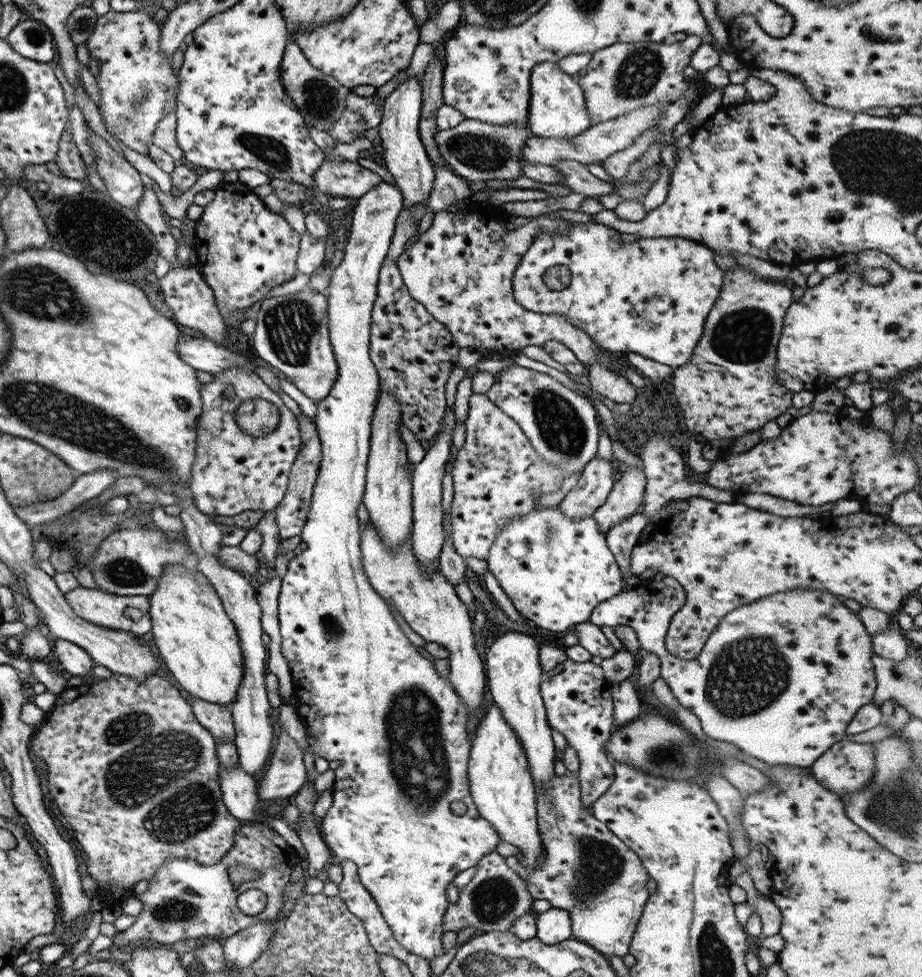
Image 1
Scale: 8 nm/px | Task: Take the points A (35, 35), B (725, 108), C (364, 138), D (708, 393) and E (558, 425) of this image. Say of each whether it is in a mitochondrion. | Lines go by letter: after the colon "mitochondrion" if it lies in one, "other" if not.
A: mitochondrion
B: other
C: other
D: other
E: mitochondrion

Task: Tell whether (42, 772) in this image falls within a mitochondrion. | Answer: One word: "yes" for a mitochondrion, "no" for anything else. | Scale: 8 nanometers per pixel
no

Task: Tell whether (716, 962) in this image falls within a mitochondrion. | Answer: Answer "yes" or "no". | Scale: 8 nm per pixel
yes

